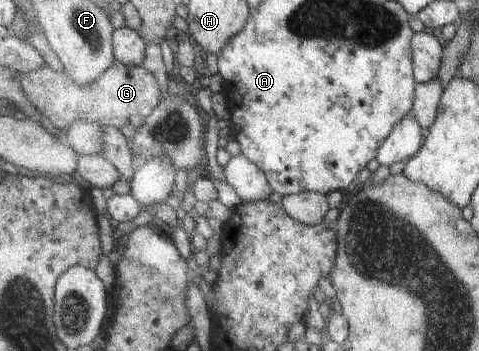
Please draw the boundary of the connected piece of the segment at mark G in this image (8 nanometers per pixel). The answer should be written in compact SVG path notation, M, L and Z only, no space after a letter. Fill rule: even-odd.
M118 62L108 68L96 81L85 86L79 86L67 70L56 71L50 64L36 71L22 73L21 86L31 104L46 114L59 133L64 135L68 127L80 117L117 129L126 123L138 129L161 102L160 97L163 96L160 95L161 87L158 80L148 69L128 67Z

